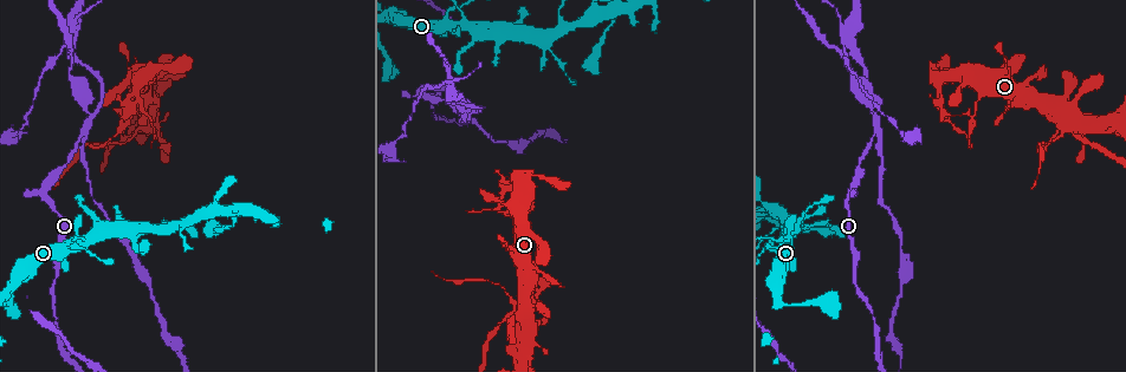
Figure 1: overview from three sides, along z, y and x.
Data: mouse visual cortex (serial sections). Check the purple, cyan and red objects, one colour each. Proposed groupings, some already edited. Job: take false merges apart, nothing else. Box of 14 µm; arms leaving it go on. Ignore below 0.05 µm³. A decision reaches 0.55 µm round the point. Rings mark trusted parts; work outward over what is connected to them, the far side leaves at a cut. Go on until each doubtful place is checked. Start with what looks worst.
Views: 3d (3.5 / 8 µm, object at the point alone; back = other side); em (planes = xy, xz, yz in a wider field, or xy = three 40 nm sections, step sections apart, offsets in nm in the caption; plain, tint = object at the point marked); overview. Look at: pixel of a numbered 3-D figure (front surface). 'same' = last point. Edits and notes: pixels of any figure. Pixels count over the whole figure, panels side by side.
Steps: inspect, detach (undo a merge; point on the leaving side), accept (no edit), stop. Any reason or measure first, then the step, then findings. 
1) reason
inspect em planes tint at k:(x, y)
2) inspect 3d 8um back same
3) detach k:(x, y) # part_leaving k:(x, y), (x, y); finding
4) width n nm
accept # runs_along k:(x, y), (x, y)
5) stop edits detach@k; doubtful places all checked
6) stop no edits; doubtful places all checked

four arms meet
inspect 3d 8um at 1:(89, 119)

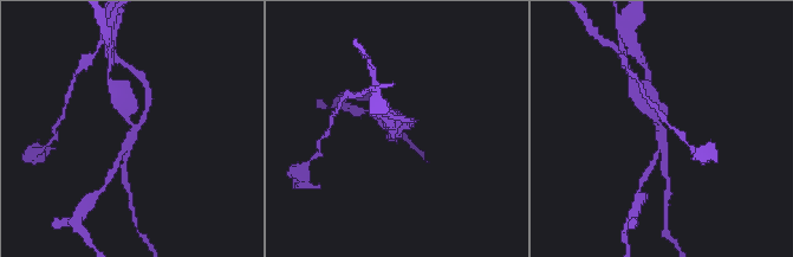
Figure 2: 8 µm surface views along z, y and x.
arms 4; arm_widths 200, 200, 200, 350 nm
inspect em xy step 5 tint at 2:(660, 132)

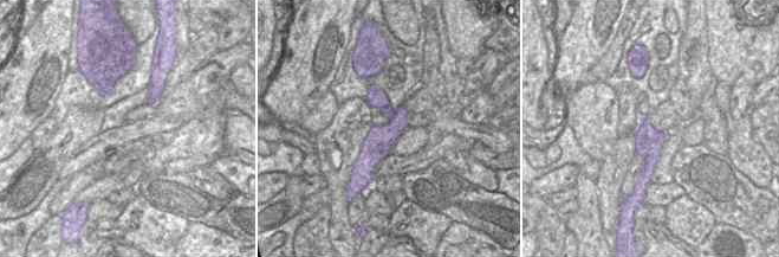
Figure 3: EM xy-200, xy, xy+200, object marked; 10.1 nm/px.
detach 2:(664, 172) # part_leaving 2:(134, 127), (117, 88); two cells meet here

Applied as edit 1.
redraw
inspect overview

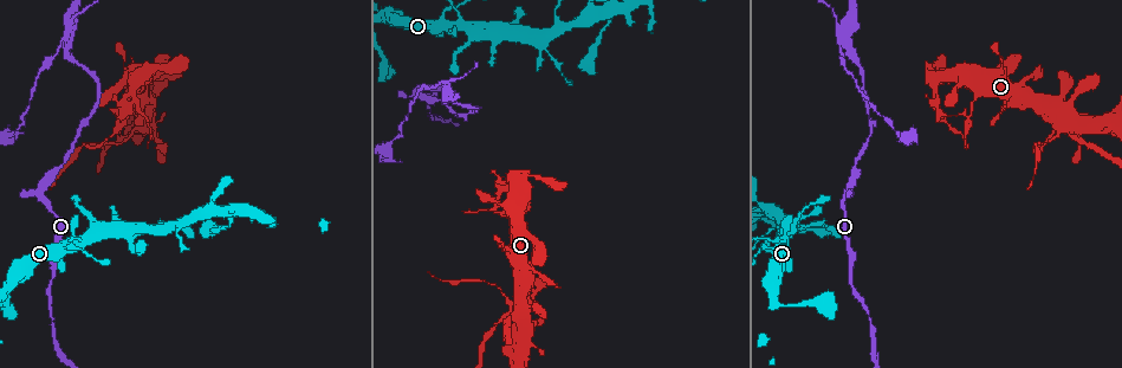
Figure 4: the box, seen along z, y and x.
three-way junction
inspect 3d 3.5um back at 4:(846, 47)

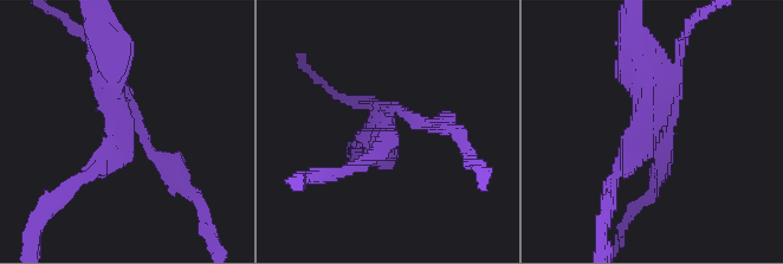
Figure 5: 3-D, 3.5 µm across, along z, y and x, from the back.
arms 3; arm_widths 150, 200, 450 nm; now the EM
inspect em xy step 2 tint at 5:(387, 133)

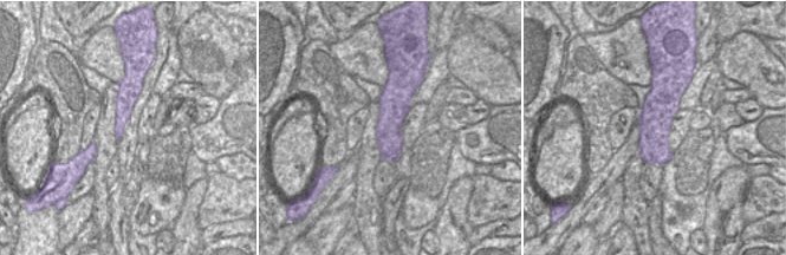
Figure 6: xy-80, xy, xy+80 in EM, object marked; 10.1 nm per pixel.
detach 5:(151, 154) # part_leaving 5:(134, 113), (144, 146), (195, 197); a second cell is stuck on

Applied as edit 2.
a narrow waist
inspect 3d 3.5um at 4:(137, 84)

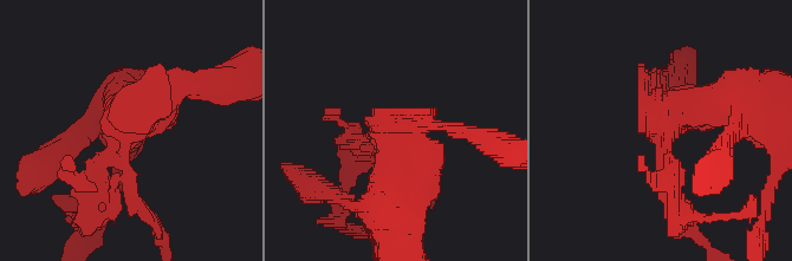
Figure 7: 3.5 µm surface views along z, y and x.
now the EM
inspect em xy step 2 tint at 7:(128, 135)

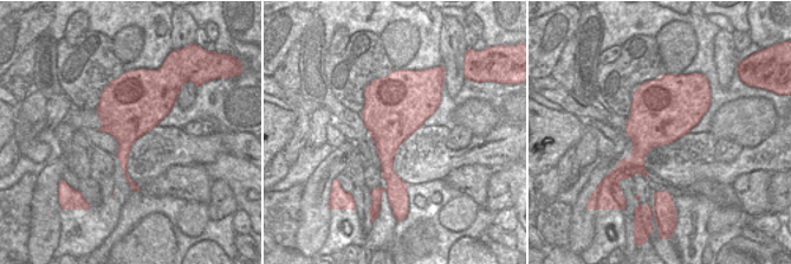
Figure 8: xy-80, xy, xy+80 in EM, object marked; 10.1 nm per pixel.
accept # runs_along 7:(744, 100), (668, 115), (674, 176); one cell here

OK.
three-way junction
inspect 3d 3.5um at 4:(554, 17)

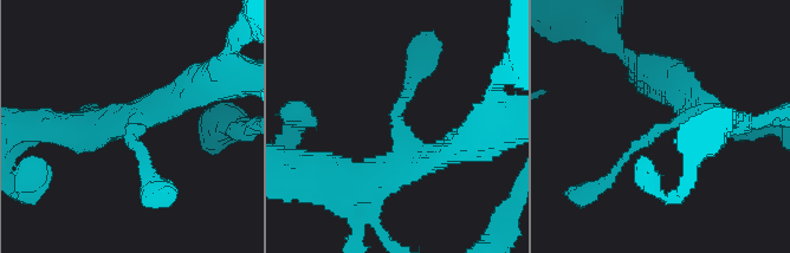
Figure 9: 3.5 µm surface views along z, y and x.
arms 3; arm_widths 150, 250, 350 nm
inspect em xy step 5 tint at 9:(658, 128)

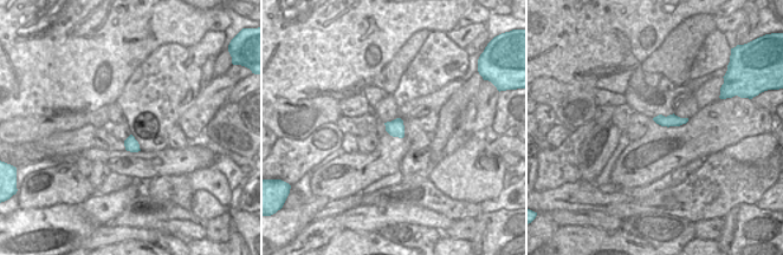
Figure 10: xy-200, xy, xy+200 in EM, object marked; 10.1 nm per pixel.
accept # runs_along 9:(711, 129), (662, 125), (606, 180); continuous, no second cell

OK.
sharp bend
inspect 3d 3.5um at 4:(519, 312)

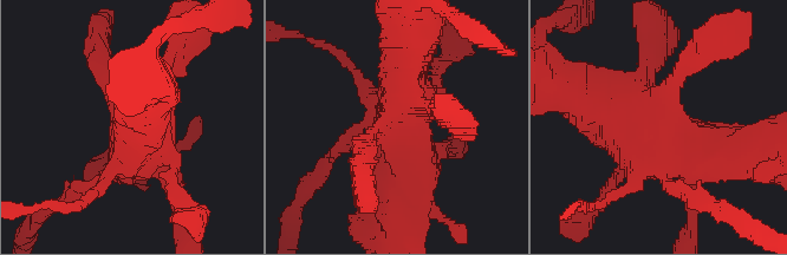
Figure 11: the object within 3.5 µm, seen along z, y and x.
inspect em xy step 1 tint at 11:(660, 138)

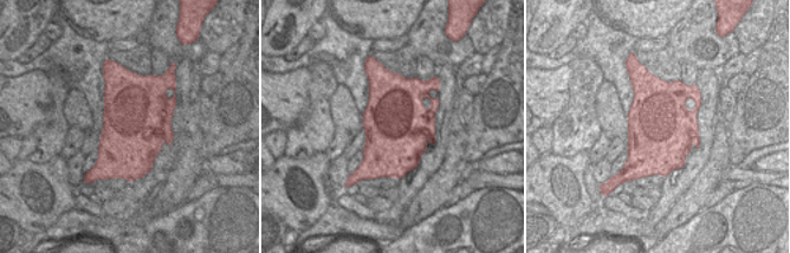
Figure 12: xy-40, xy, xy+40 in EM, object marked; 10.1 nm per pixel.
accept # runs_along 11:(576, 91), (639, 145), (709, 145); continuous, no second cell

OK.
a narrow waist
inspect 3d 3.5um at 4:(483, 280)

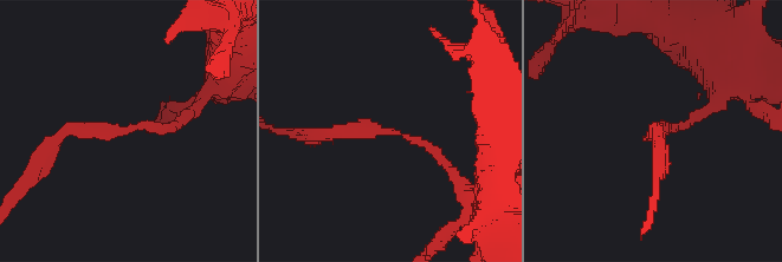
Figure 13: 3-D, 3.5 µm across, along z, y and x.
inspect em xy step 1 tint at 13:(393, 135)

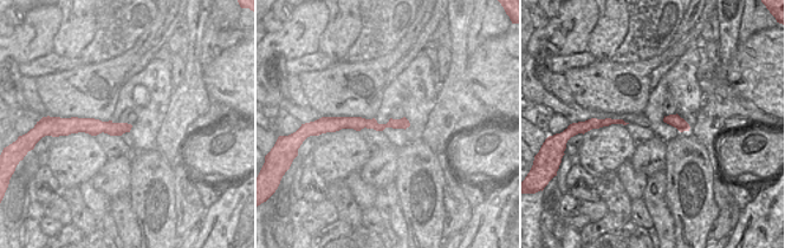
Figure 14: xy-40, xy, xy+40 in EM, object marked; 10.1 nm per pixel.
arm_widths 150, 200 nm
accept # runs_along 13:(453, 174), (434, 150), (387, 131), (318, 135); continuous, no second cell

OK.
stop edits detach@2, detach@5; doubtful places all checked

